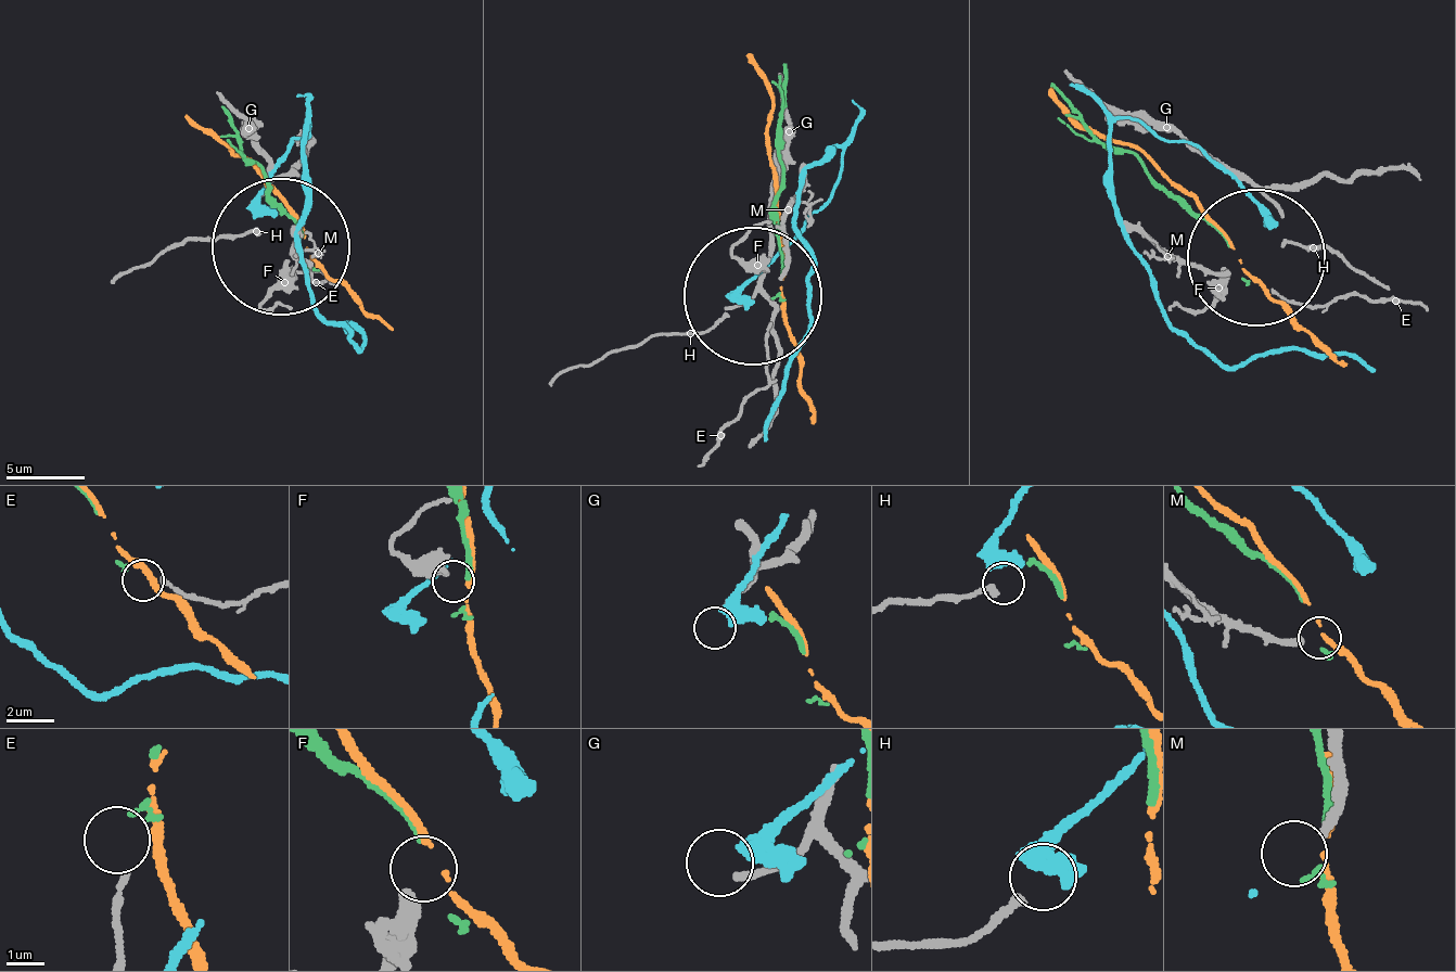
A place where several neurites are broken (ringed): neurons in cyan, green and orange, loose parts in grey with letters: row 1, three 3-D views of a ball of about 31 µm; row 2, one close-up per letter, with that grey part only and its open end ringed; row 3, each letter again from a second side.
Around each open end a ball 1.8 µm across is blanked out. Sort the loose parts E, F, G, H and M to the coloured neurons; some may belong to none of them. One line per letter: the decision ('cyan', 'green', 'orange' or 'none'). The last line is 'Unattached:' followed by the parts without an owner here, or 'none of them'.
E: green
F: orange
G: none
H: cyan
M: none
Unattached: G, M

